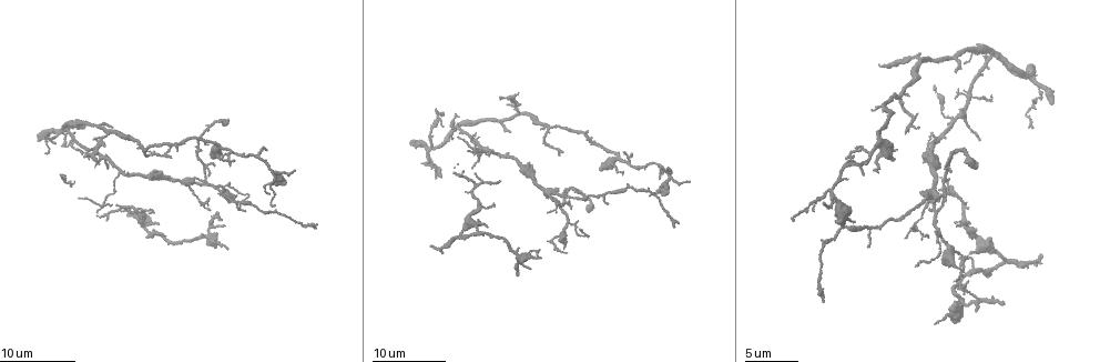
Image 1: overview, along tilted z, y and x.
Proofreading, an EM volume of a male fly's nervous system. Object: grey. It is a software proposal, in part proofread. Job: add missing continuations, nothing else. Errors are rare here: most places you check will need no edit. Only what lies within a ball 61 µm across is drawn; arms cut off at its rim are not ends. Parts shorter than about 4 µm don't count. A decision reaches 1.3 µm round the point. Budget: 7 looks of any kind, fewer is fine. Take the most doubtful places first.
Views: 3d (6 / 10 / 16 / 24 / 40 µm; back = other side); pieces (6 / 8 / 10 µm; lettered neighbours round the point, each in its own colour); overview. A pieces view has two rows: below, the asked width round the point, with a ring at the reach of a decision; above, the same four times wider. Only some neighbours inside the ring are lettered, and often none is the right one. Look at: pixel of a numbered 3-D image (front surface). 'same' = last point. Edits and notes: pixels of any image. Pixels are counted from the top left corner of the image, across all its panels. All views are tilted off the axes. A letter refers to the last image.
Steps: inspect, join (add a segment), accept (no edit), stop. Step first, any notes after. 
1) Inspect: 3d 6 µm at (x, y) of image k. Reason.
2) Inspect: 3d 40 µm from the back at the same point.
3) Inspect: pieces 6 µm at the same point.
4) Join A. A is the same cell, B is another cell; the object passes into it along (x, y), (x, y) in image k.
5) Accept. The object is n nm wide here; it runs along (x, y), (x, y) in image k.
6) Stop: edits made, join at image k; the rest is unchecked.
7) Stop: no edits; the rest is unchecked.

Inspect: 3d 24 µm at (906, 132) of image 1. An open end.

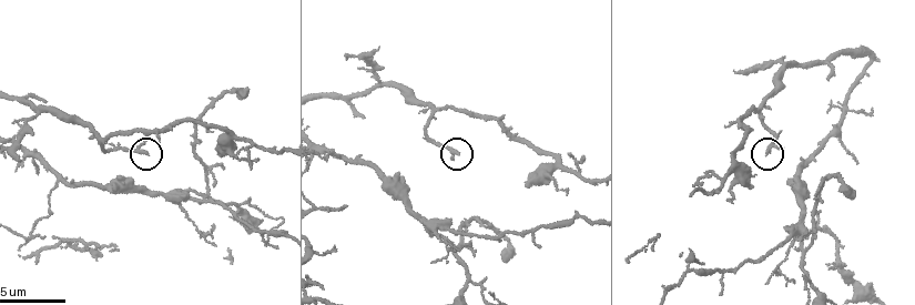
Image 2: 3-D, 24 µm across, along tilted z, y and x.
Inspect: pieces 8 µm at (766, 153) of image 2. What lies round it.

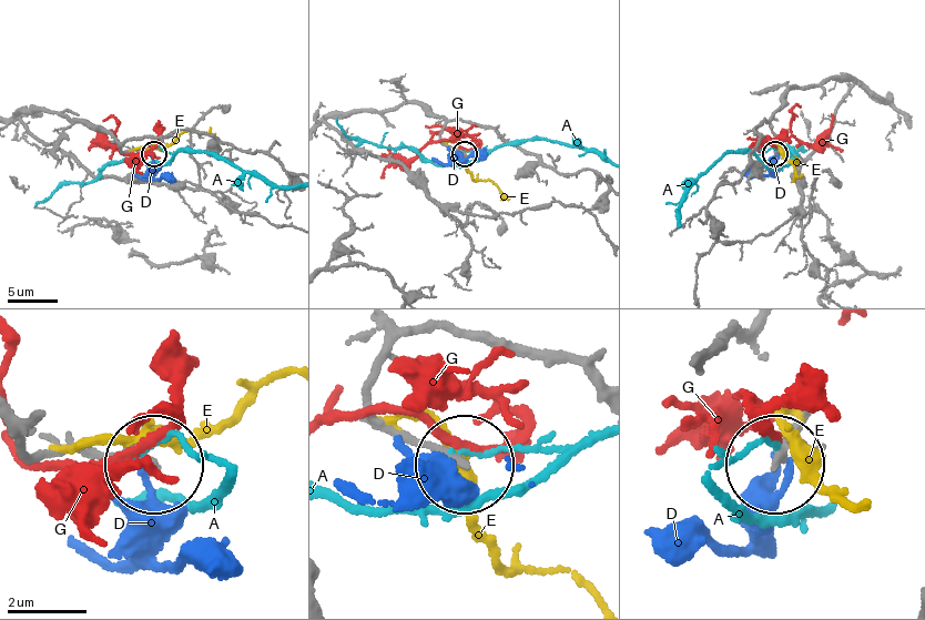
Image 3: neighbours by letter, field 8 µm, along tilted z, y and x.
Accept. The object is 200 nm wide here; A, D, E and G are other cells; it runs along (386, 333), (370, 389), (378, 410), (404, 434), (463, 460) in image 3; none of them fits.

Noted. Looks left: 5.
Inspect: 3d 16 µm at (1000, 305) of image 1. Free end.

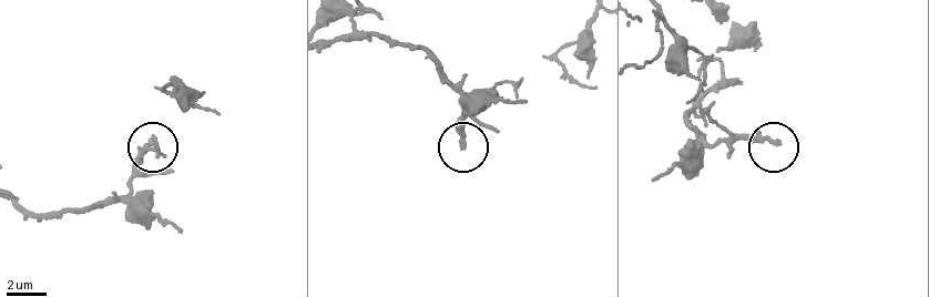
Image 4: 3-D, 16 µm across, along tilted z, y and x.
Inspect: pieces 6 µm at (460, 144) of image 4.

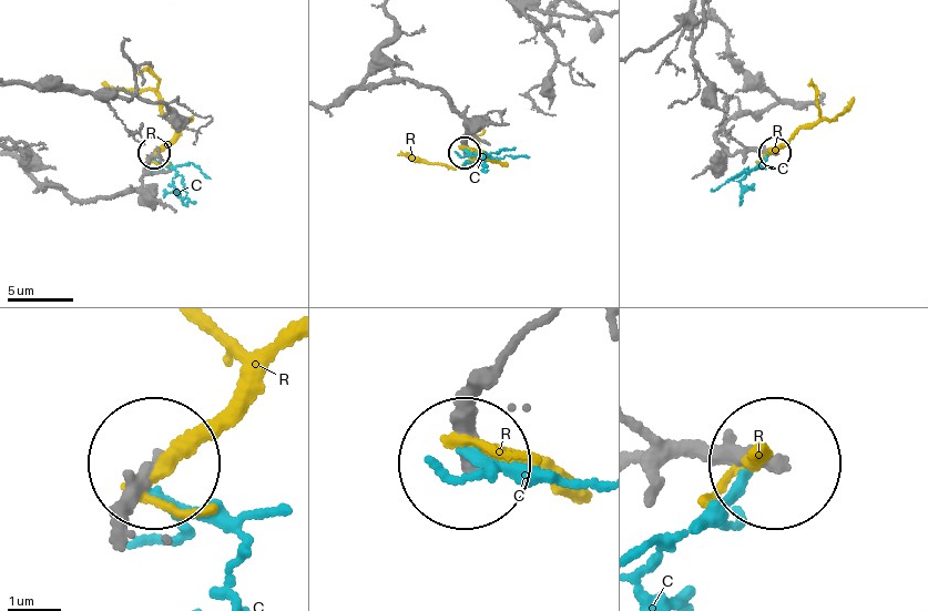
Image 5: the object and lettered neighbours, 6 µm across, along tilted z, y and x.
Accept. The object is 230 nm wide here; C and R are other cells; it runs along (649, 465), (774, 464) in image 5; none of them fits.

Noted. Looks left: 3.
Inspect: pieces 10 µm at (97, 244) of image 2. Branch stops here.

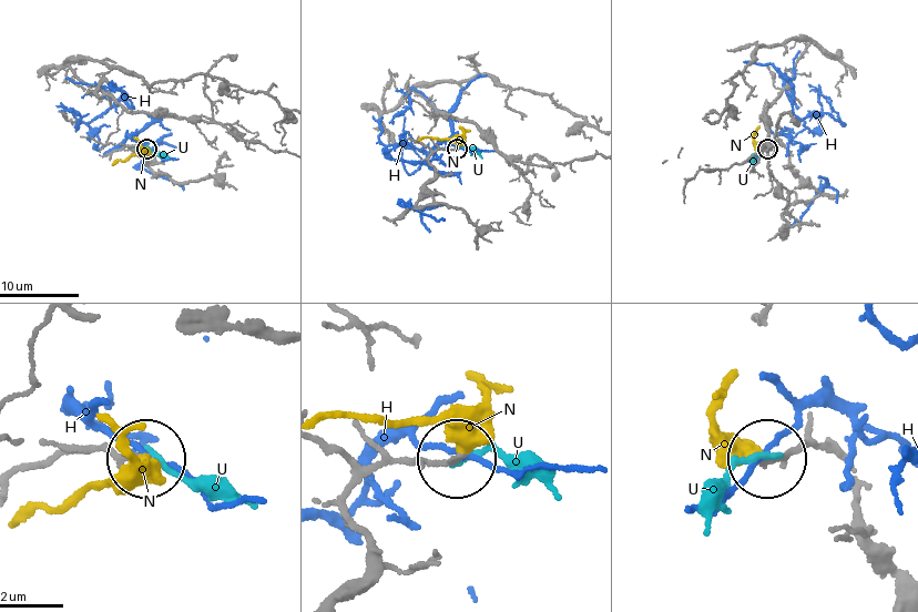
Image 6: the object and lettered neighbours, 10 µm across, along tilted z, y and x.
Accept. H, N and U are other cells; it runs along (405, 334), (371, 329), (361, 429), (394, 456), (454, 460) in image 6; none of them fits.

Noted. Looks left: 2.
Inspect: pieces 10 µm at (829, 77) of image 2. Tapers out.

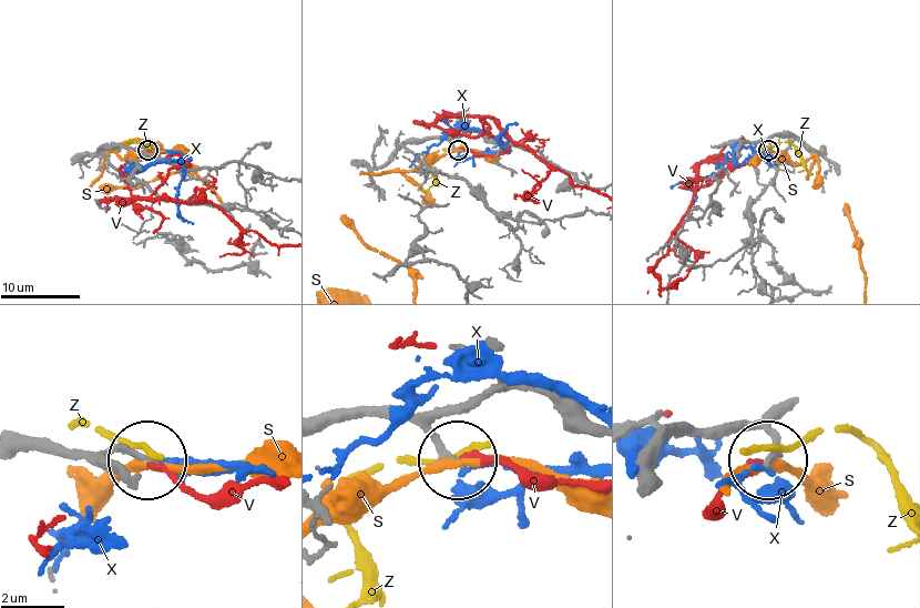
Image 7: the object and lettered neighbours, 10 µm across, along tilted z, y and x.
Accept. The object is 160 nm wide here; S, V, X and Z are other cells; no lettered segment goes on from it.

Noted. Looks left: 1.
Stop: no edits; the rest is unchecked.

